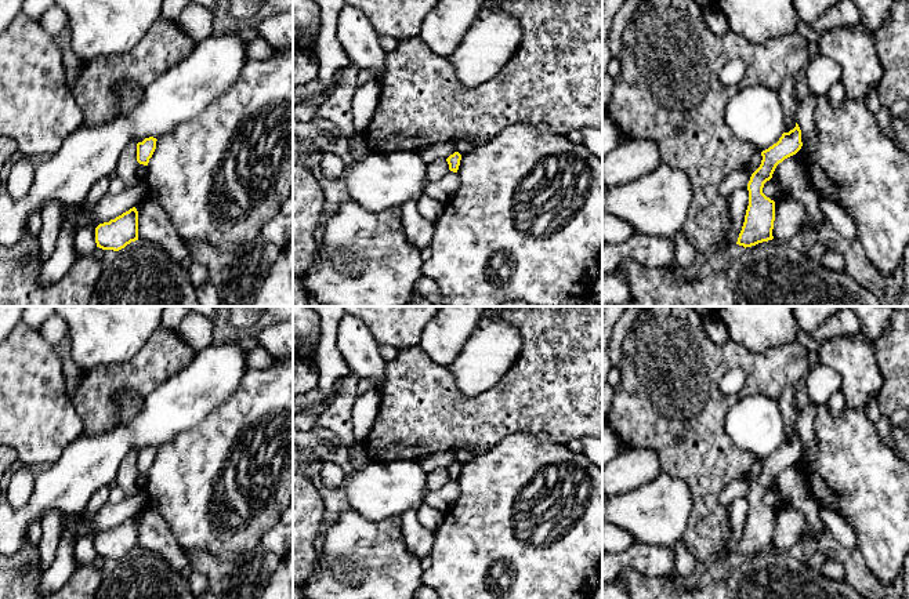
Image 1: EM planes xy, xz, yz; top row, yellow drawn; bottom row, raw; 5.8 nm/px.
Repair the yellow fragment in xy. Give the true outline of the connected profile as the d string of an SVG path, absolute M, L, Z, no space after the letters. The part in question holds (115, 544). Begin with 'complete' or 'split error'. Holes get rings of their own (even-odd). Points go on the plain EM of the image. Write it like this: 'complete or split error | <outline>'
complete | M135 516L95 537L95 552L102 559L119 560L138 549L138 520Z

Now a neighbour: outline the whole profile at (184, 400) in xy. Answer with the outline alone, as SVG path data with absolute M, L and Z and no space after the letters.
M210 344L196 352L193 360L164 384L148 393L137 415L127 424L119 424L102 433L82 435L69 444L62 455L35 476L29 501L12 508L0 500L0 553L17 553L28 537L29 524L50 511L83 515L88 500L101 487L111 486L117 475L122 460L131 451L145 447L160 447L175 435L199 425L206 417L227 402L239 388L246 371L246 355L236 344Z

